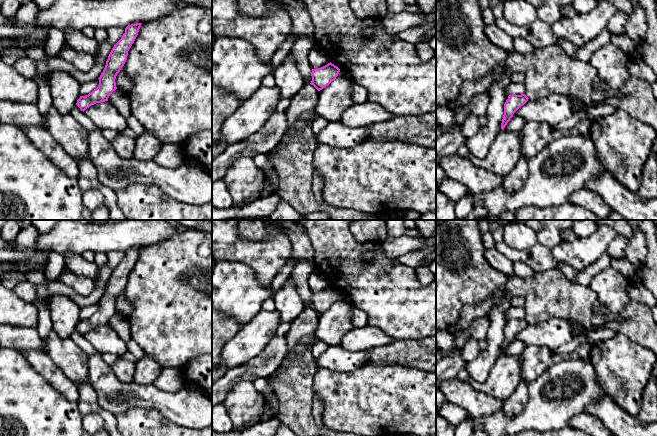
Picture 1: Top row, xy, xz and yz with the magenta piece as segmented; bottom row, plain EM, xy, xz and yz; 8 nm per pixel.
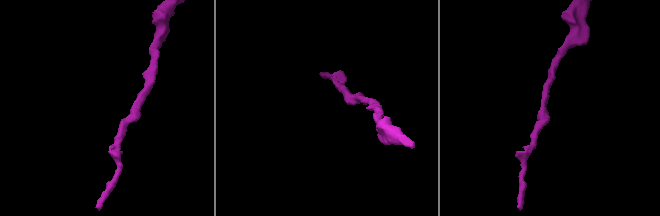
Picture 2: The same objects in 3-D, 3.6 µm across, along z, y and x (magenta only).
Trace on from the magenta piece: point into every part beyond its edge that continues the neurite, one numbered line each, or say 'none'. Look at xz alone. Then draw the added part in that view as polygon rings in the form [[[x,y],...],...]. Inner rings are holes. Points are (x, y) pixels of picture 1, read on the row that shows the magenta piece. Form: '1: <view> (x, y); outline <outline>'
none

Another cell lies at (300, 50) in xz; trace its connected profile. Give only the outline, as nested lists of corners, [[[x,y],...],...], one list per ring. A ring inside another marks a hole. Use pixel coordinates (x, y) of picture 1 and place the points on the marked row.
[[[315,36],[308,38],[299,38],[293,44],[288,56],[293,57],[296,61],[297,68],[301,72],[306,84],[312,81],[312,67],[309,63],[309,53],[317,44]]]

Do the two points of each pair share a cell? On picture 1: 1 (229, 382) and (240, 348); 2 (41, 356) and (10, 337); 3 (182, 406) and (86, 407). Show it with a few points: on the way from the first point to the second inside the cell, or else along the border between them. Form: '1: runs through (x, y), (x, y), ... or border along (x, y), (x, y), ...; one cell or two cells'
1: border along (255, 356), (236, 367), (228, 369); two cells
2: border along (41, 348), (20, 351); two cells
3: border along (91, 385), (96, 393), (98, 404), (115, 416); two cells

